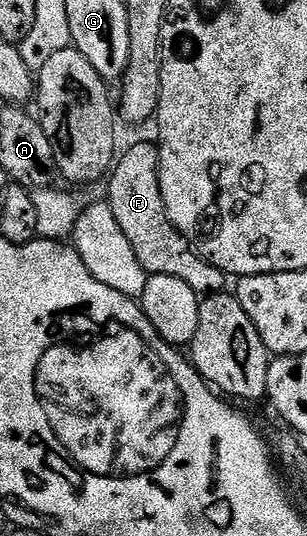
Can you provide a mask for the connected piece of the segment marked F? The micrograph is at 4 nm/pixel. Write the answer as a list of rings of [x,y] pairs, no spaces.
[[[154,141],[139,142],[127,151],[118,155],[113,169],[110,171],[109,192],[107,202],[117,223],[125,232],[133,253],[137,256],[141,267],[148,275],[177,276],[177,280],[185,280],[189,288],[193,288],[201,296],[222,294],[228,275],[209,264],[190,244],[183,239],[183,233],[171,223],[165,212],[165,204],[159,187],[159,147]]]

